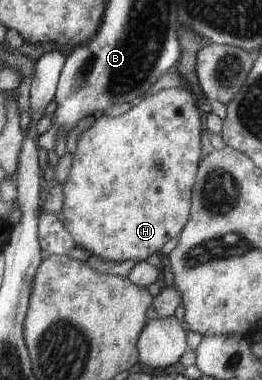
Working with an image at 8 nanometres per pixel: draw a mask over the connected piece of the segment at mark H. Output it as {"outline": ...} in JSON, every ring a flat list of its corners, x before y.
{"outline":[[167,88,149,94,133,103,123,115,96,115,90,128,82,131,72,157,69,177,63,184,64,226,77,242,77,247,111,261,133,259,141,262,157,253,181,230,190,218,195,173,201,161,201,110,195,97,179,88]]}

